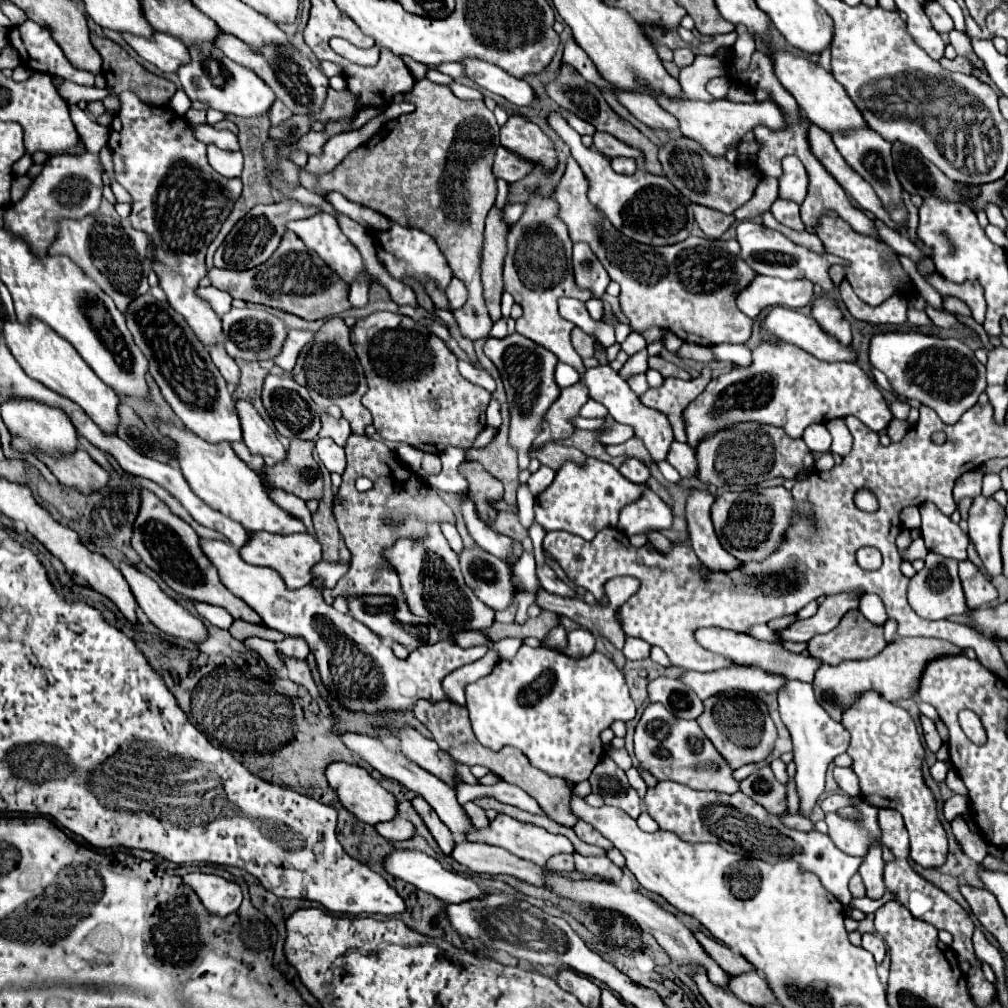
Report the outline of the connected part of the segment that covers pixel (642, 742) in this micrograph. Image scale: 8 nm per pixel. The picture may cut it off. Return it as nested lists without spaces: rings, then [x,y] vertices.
[[[648,703],[634,735],[634,753],[640,765],[650,771],[658,781],[676,781],[692,789],[736,793],[738,781],[732,777],[732,769],[722,761],[720,753],[702,733],[696,721],[682,721],[674,717],[664,705]]]

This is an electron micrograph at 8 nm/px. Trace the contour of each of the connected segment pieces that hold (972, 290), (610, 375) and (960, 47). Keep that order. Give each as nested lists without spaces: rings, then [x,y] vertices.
[[[938,273],[926,277],[926,281],[938,289],[942,296],[955,296],[962,299],[970,311],[972,311],[972,319],[976,323],[984,321],[984,313],[986,313],[986,301],[984,301],[984,289],[976,281],[967,281],[965,283],[950,283],[944,277],[940,277]]]
[[[598,365],[598,367],[586,369],[584,375],[582,375],[582,383],[588,389],[588,397],[602,403],[618,423],[634,427],[636,437],[640,437],[644,441],[644,445],[650,451],[654,461],[664,461],[666,459],[666,455],[670,451],[670,445],[674,441],[672,427],[670,427],[670,421],[666,419],[666,415],[662,415],[660,411],[654,411],[650,407],[644,407],[638,401],[638,395],[628,387],[628,383],[610,365]]]
[[[950,31],[948,37],[950,37],[950,43],[952,43],[952,47],[956,49],[958,55],[966,57],[976,69],[980,69],[980,71],[986,73],[986,67],[984,67],[982,59],[978,59],[978,55],[974,53],[974,49],[972,49],[972,45],[970,45],[970,41],[968,41],[968,37],[966,37],[964,33],[960,33],[960,31]]]

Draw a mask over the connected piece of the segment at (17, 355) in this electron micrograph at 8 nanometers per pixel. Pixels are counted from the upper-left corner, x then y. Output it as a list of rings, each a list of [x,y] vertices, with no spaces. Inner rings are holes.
[[[40,319],[28,323],[8,321],[4,323],[2,337],[6,341],[6,347],[10,349],[10,353],[14,355],[14,359],[18,361],[18,365],[24,369],[26,375],[78,403],[84,409],[84,413],[90,415],[92,421],[106,433],[116,433],[118,427],[116,407],[120,403],[118,395],[114,393],[112,387],[108,387],[102,379],[98,379],[98,375],[86,365],[86,361],[64,337],[60,337],[54,329],[50,329]]]

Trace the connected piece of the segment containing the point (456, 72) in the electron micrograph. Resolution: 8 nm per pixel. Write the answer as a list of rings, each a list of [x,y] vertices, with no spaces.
[[[440,63],[440,65],[436,65],[434,67],[436,71],[440,71],[440,73],[446,73],[446,75],[450,75],[452,79],[462,79],[464,77],[464,67],[460,65],[460,63]]]

